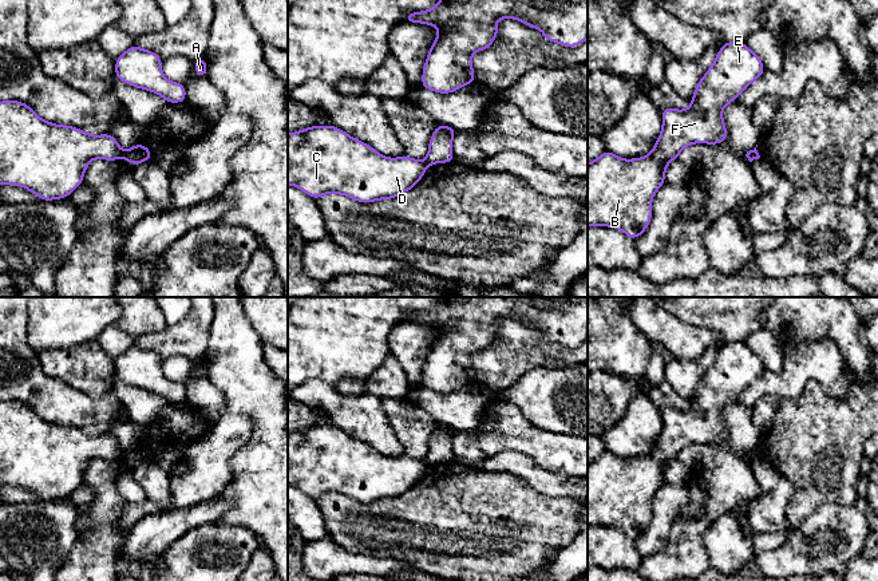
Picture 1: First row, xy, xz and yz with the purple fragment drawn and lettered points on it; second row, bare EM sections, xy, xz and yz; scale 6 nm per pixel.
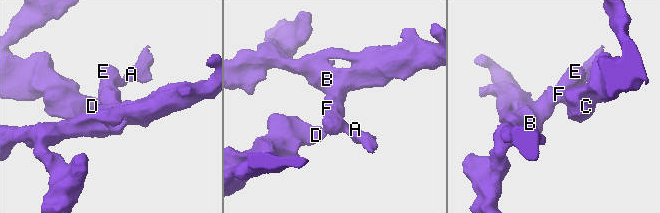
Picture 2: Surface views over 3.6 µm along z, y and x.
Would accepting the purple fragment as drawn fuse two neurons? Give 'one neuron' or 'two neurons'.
two neurons

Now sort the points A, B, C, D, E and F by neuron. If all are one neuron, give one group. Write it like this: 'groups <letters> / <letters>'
groups A B E F / C D

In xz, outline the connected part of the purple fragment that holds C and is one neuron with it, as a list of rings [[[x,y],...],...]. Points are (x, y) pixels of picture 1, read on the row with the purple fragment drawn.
[[[333,124],[288,134],[288,185],[313,199],[324,194],[341,194],[363,203],[393,199],[416,186],[427,167],[406,154],[383,157]]]

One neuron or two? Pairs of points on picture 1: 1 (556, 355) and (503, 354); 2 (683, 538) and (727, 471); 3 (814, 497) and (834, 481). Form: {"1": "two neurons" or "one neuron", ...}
{"1": "one neuron", "2": "one neuron", "3": "one neuron"}

